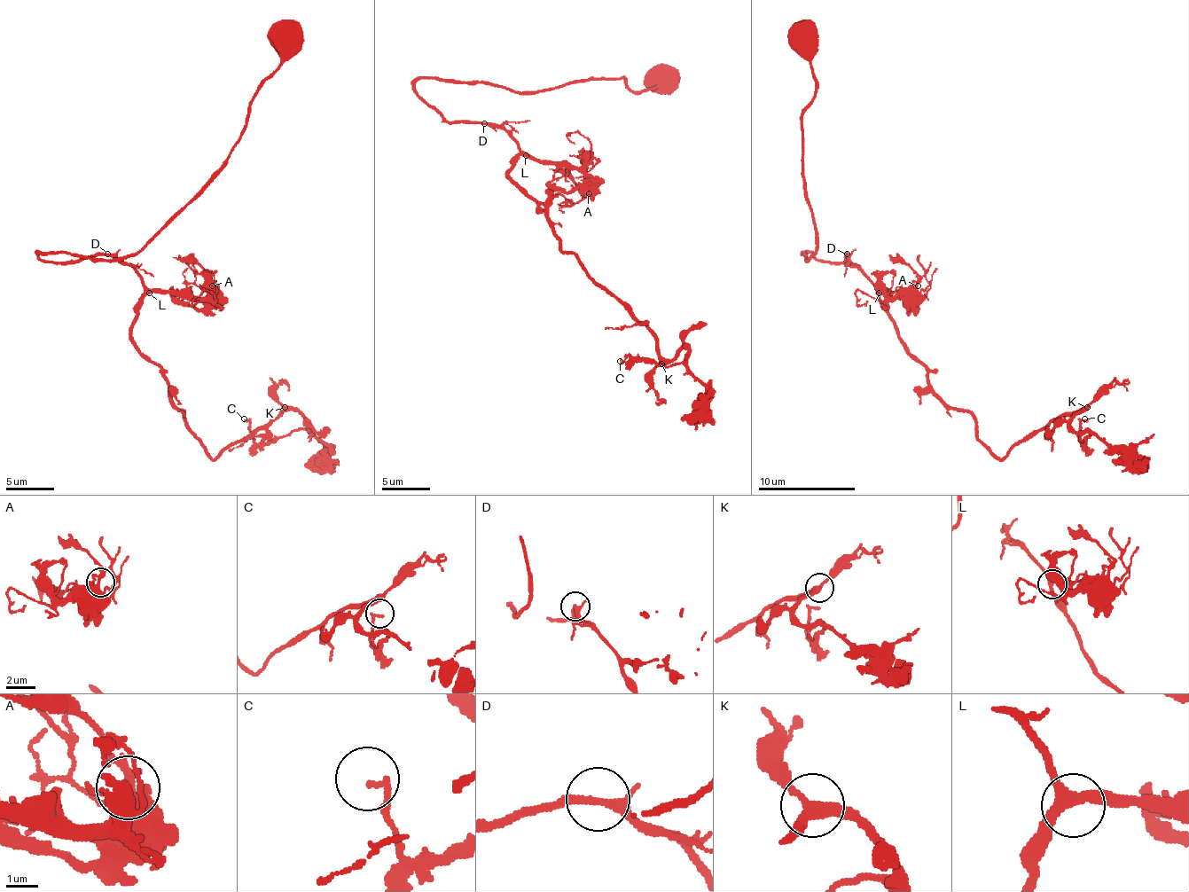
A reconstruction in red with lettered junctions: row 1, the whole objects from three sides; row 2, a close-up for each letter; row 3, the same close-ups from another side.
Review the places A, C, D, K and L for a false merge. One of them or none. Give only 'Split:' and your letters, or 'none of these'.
Split: none of these

